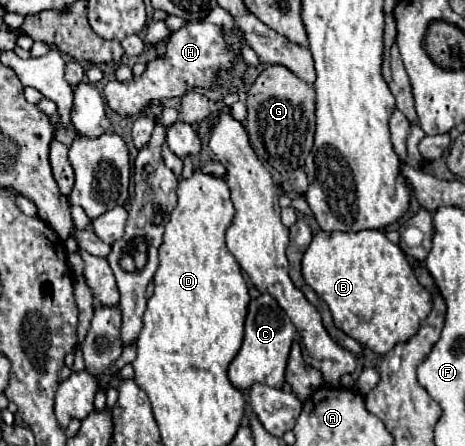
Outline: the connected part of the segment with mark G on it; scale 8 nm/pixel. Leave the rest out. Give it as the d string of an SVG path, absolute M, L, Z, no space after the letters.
M283 65L265 67L247 97L247 133L255 153L271 161L279 173L289 173L303 167L305 157L313 147L315 133L315 89L303 83Z

